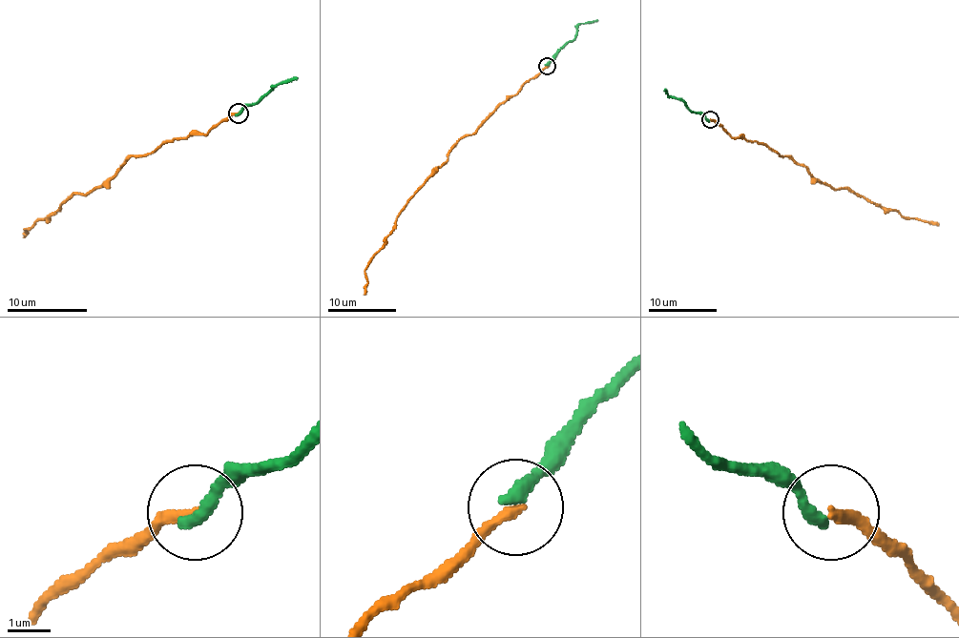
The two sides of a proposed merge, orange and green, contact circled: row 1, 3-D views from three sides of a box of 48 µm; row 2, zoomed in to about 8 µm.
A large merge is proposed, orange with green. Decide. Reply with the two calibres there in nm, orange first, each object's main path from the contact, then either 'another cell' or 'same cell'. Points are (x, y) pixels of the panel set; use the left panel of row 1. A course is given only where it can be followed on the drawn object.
280 nm thick on the orange side, 340 nm on the other; orange runs (239, 113), (206, 134), (164, 140), (148, 154), (133, 156), (102, 184), (72, 195), (22, 236); green runs (239, 113), (255, 104), (279, 84), (291, 82), (297, 76); same cell

